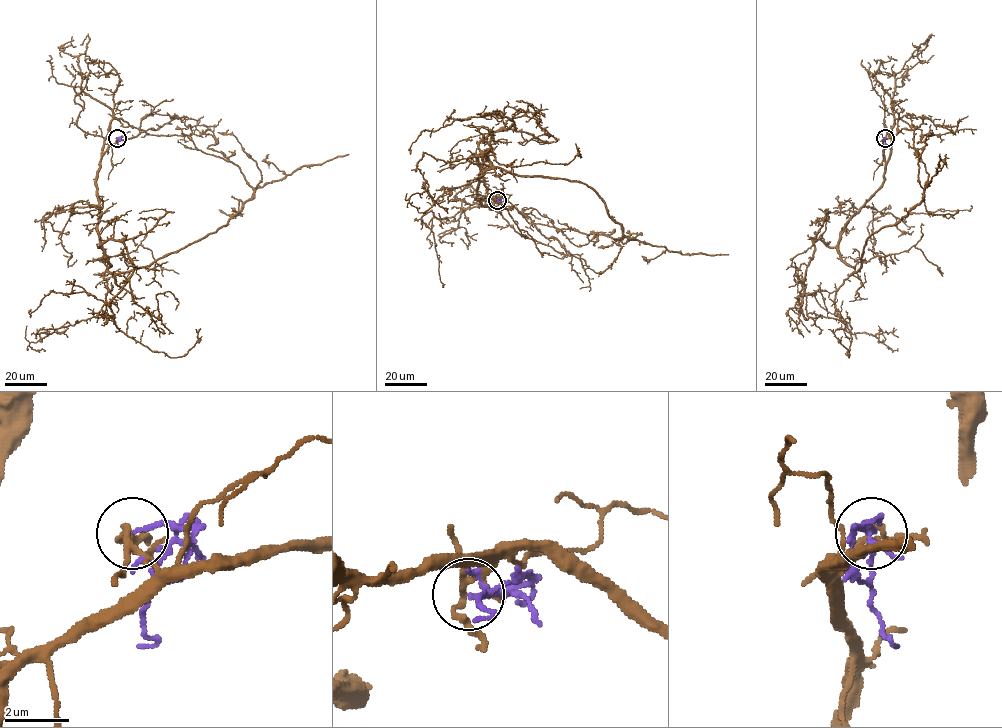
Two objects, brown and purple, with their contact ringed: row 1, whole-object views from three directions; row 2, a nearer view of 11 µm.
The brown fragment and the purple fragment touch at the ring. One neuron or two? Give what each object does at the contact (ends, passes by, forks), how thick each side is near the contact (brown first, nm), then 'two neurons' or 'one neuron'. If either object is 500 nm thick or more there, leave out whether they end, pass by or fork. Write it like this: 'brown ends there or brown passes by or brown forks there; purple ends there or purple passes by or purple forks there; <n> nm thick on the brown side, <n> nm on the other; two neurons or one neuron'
brown forks there; purple ends there; 150 nm thick on the brown side, 130 nm on the other; two neurons

